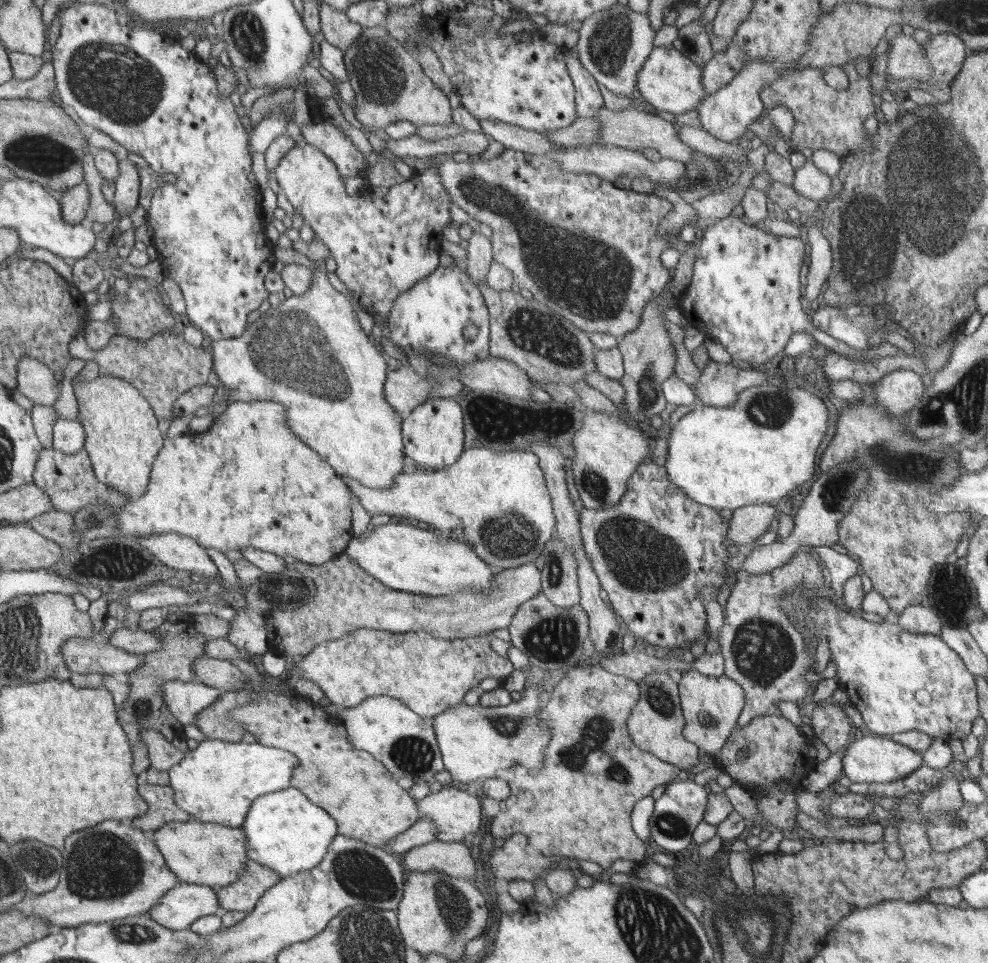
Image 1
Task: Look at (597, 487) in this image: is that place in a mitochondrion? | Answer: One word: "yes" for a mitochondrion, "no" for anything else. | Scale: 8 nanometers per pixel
yes

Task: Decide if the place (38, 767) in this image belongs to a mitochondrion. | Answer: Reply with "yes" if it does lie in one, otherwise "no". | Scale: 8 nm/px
no

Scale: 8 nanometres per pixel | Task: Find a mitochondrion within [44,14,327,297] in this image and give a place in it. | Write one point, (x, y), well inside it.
(114, 81)

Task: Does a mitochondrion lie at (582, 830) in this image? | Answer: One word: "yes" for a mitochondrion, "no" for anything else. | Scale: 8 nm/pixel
no

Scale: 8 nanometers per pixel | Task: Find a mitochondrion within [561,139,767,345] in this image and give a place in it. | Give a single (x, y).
(699, 177)

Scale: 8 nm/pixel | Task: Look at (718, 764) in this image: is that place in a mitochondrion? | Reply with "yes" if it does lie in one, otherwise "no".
no

